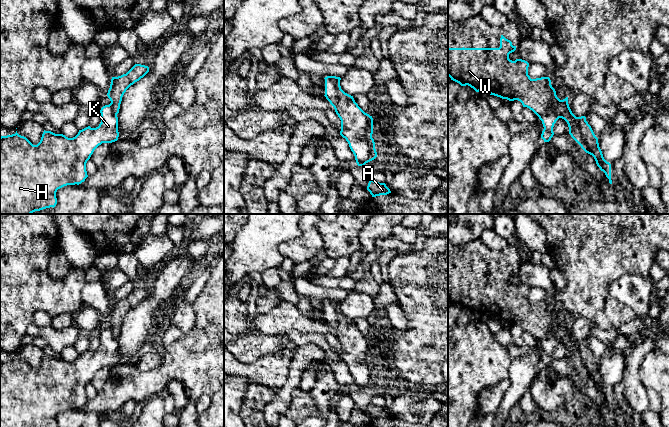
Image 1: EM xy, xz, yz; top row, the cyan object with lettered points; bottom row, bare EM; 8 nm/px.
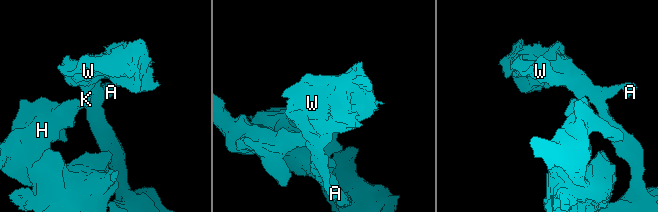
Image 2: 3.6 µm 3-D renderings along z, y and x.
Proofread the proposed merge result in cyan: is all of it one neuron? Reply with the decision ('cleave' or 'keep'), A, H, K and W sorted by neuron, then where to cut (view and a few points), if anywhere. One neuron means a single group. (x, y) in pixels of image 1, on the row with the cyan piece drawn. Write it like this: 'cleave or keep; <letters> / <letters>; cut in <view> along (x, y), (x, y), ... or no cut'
cleave; A W / H K; cut in yz along (560, 111), (555, 106), (551, 106), (547, 112), (538, 116)

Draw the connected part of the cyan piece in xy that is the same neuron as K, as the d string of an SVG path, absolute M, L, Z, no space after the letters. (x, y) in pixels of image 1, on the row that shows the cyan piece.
M105 105L100 110L101 123L96 128L90 126L79 130L73 138L63 134L45 131L37 145L33 145L26 137L17 133L0 137L0 214L32 214L57 204L56 192L67 185L79 185L88 177L86 163L94 150L102 143L118 140L118 117L113 113L112 106Z

